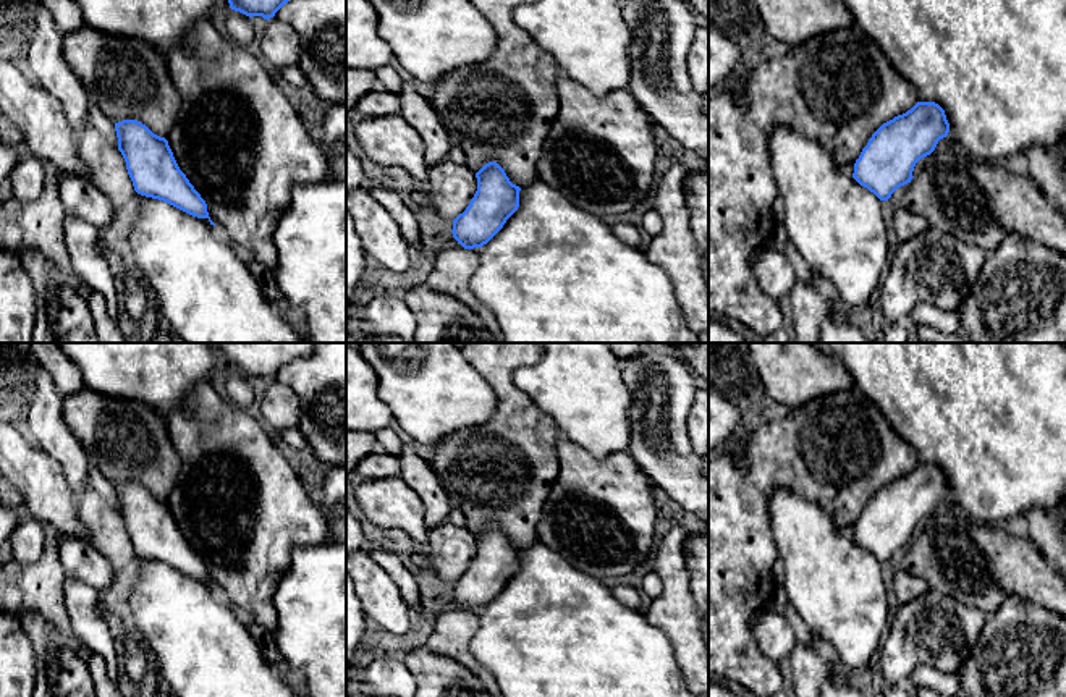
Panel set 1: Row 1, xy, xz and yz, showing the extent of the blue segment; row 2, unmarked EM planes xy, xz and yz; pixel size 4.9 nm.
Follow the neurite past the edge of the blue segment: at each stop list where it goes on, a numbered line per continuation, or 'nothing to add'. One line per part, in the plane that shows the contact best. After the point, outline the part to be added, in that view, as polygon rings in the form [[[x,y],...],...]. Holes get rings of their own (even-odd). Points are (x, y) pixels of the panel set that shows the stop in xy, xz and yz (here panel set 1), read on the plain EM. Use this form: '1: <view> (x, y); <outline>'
nothing to add

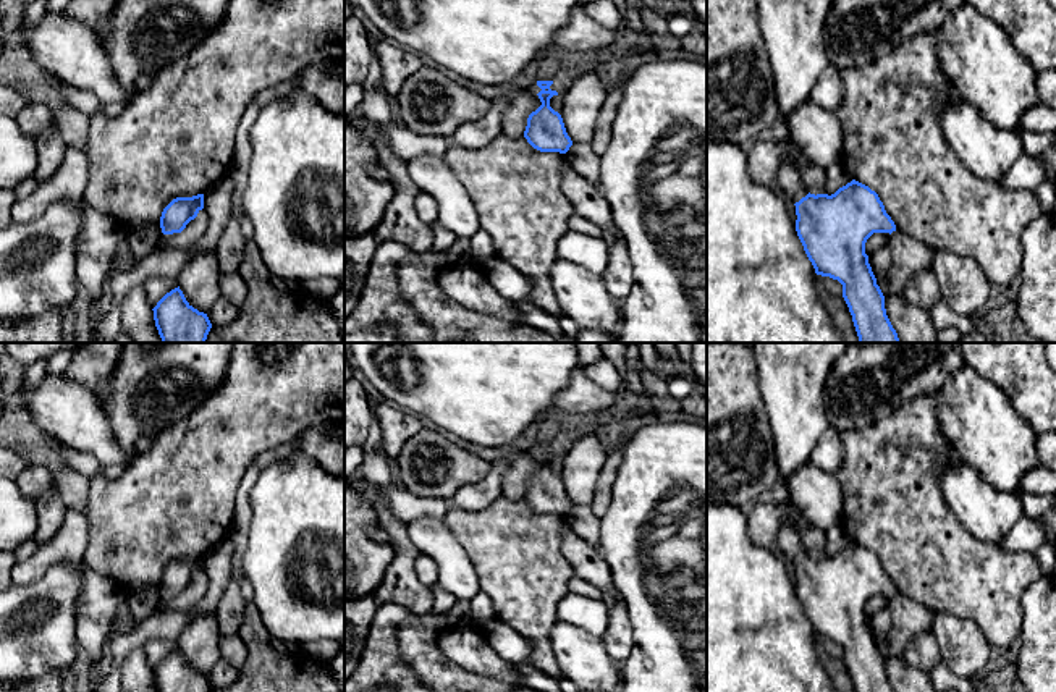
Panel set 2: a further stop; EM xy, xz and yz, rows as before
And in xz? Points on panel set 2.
1: xz (550, 430); [[[545,416],[539,422],[537,441],[539,443],[556,443],[564,435],[561,422],[553,416]]]

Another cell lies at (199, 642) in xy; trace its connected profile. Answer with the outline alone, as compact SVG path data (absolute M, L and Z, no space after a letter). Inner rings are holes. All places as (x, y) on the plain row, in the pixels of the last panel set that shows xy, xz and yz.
M217 614L194 616L176 642L189 668L207 676L222 660Z

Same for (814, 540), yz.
M807 525L802 532L802 545L810 556L822 556L826 548L826 532Z

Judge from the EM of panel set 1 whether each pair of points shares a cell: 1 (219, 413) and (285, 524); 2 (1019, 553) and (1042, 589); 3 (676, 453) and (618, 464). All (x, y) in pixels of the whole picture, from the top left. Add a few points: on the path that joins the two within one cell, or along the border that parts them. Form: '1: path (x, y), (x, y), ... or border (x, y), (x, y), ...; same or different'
1: path (224, 440), (249, 468), (258, 485), (258, 497); same
2: path (1019, 561), (1019, 566), (1034, 581); same
3: border (626, 451), (655, 487); different

